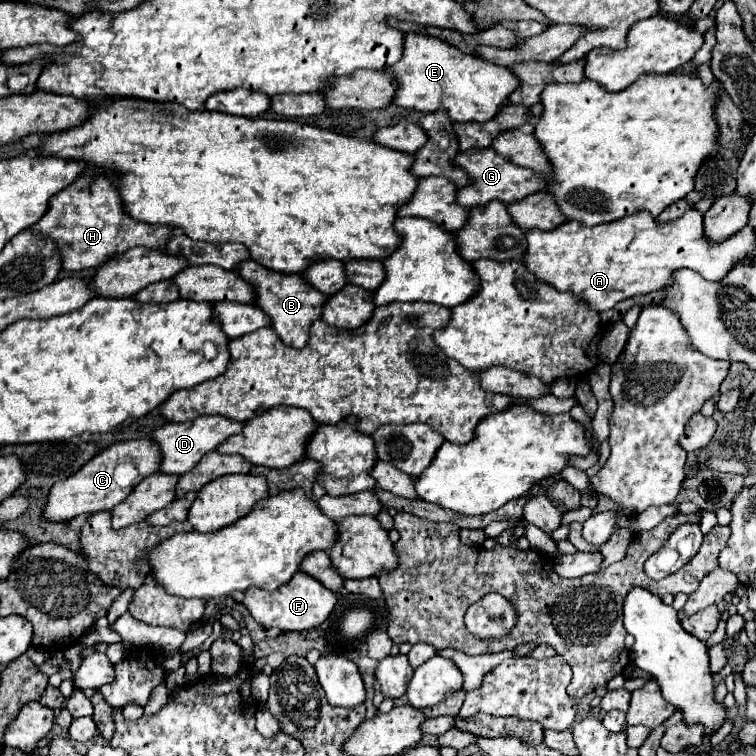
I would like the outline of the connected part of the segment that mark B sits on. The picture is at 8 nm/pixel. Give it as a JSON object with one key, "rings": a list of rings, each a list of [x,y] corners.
{"rings":[[[245,260],[239,264],[239,276],[255,290],[255,306],[261,308],[273,322],[273,330],[279,334],[279,338],[293,348],[303,348],[309,338],[309,326],[317,318],[321,318],[321,306],[325,304],[327,296],[319,294],[311,284],[305,282],[301,274],[281,274],[267,270],[265,278],[265,268],[253,260]]]}

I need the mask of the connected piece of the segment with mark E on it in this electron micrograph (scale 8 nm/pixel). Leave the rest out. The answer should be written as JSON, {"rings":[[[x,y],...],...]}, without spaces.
{"rings":[[[415,32],[405,34],[401,60],[383,72],[393,76],[397,82],[397,92],[391,100],[395,106],[419,112],[435,112],[443,108],[455,122],[491,120],[499,108],[507,104],[509,94],[519,86],[519,80],[509,72],[509,68],[491,64],[475,54],[465,54],[439,38]]]}

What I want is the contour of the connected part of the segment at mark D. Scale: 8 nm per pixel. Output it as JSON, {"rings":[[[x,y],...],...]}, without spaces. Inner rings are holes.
{"rings":[[[199,416],[197,420],[191,422],[181,422],[173,424],[167,422],[151,432],[153,442],[161,448],[161,466],[159,470],[165,474],[185,474],[189,472],[207,452],[215,450],[221,442],[225,442],[229,436],[237,434],[243,428],[241,422],[223,418],[223,416]]]}

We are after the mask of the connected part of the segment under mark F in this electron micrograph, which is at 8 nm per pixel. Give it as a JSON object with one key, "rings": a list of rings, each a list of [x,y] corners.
{"rings":[[[297,572],[287,584],[283,584],[275,594],[259,590],[259,588],[249,588],[245,590],[245,600],[243,604],[247,606],[249,614],[263,626],[263,628],[281,628],[281,630],[309,630],[319,624],[323,624],[333,610],[337,602],[337,594],[325,588],[319,580],[305,572]]]}

